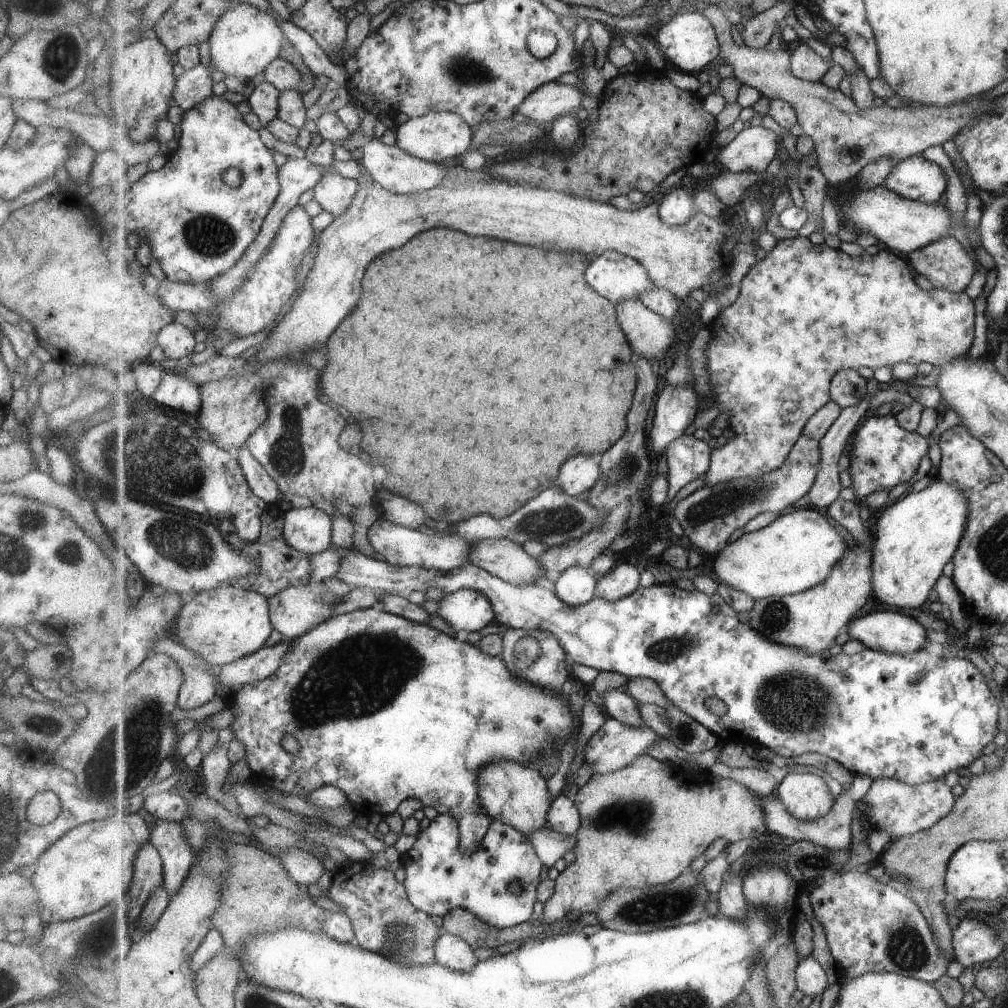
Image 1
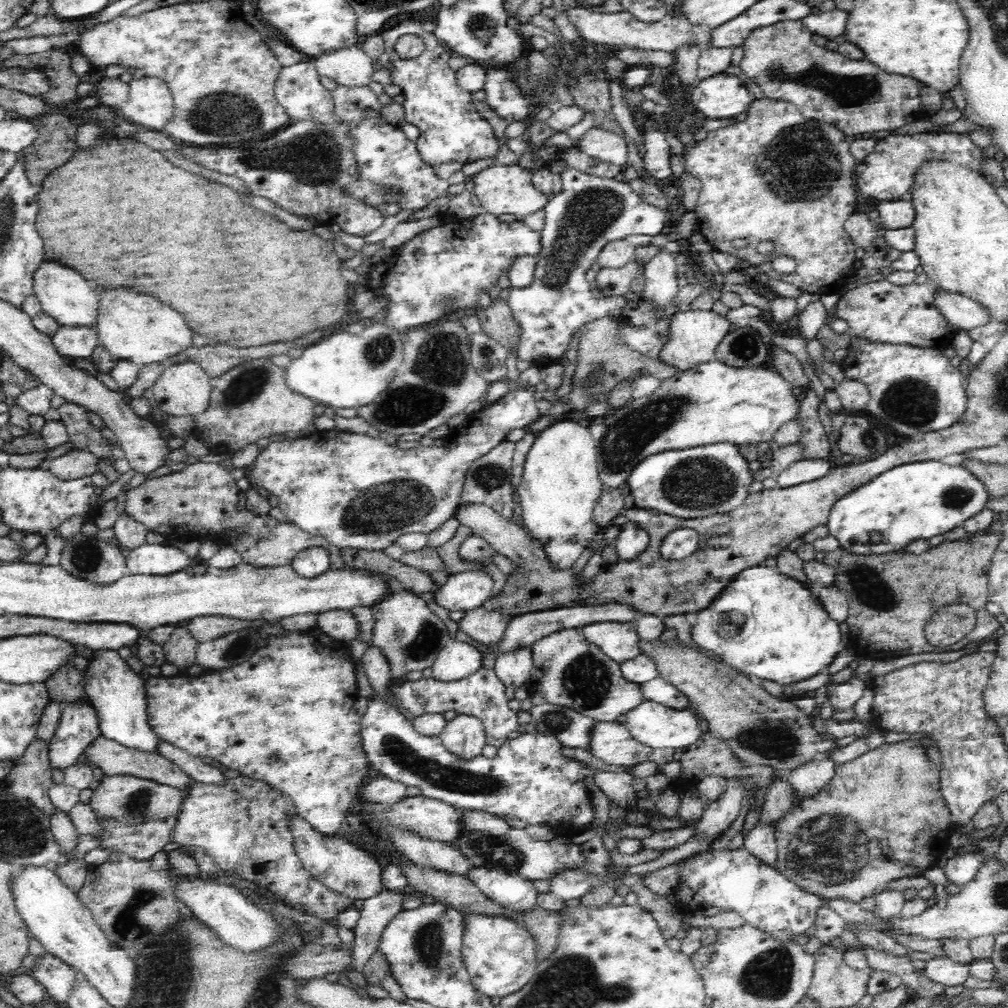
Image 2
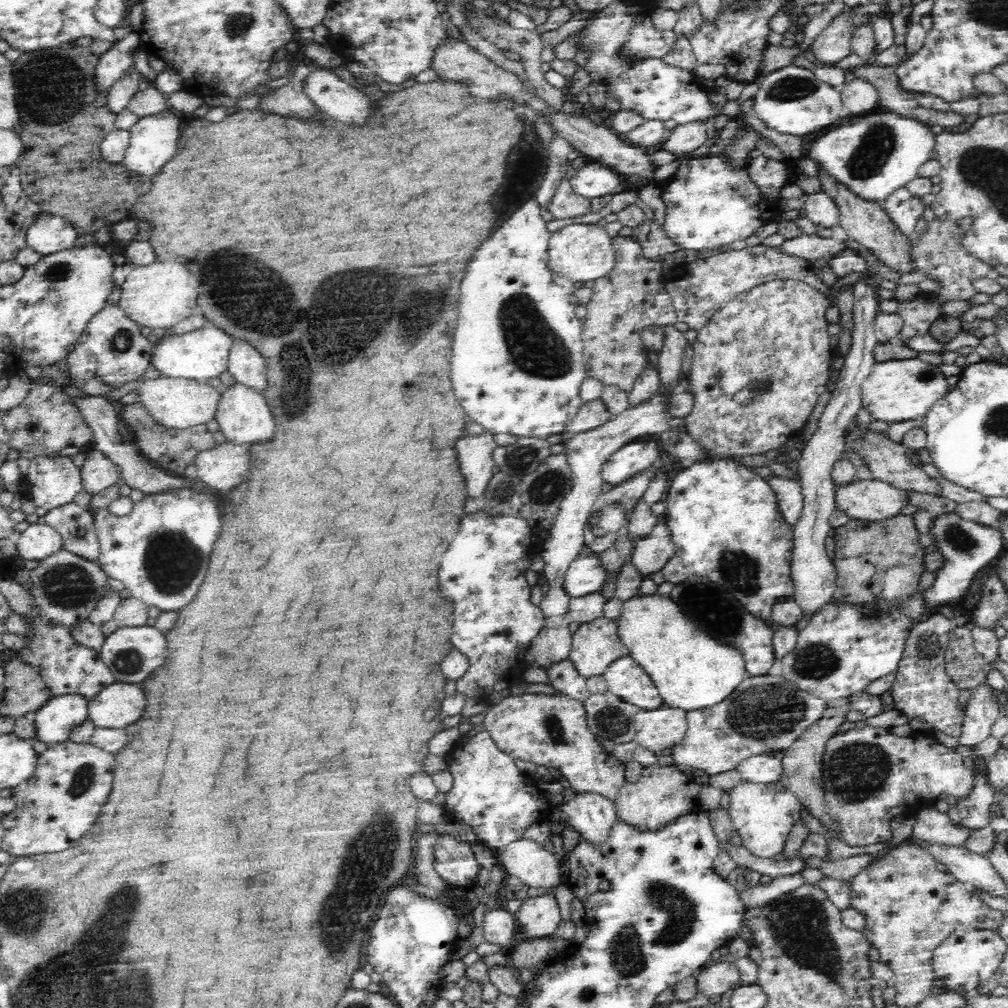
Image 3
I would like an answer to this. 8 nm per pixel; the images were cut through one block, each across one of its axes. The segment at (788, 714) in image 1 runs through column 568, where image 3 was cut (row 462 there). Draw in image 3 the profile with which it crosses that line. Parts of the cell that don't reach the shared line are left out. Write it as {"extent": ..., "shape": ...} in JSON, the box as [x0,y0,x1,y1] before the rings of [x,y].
{"extent":[599,437,663,485],"shape":[[[651,437],[632,441],[608,456],[601,464],[599,475],[603,482],[615,485],[658,462],[663,455],[662,449]]]}

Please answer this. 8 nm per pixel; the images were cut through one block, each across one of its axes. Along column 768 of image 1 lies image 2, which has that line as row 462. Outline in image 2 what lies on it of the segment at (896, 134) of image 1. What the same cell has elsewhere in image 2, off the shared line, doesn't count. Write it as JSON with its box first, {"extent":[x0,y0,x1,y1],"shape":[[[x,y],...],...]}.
{"extent":[49,448,99,480],"shape":[[[75,448],[68,454],[54,458],[49,463],[49,471],[58,480],[74,480],[86,476],[88,473],[97,472],[99,470],[98,462],[99,458],[96,458],[96,455]]]}

